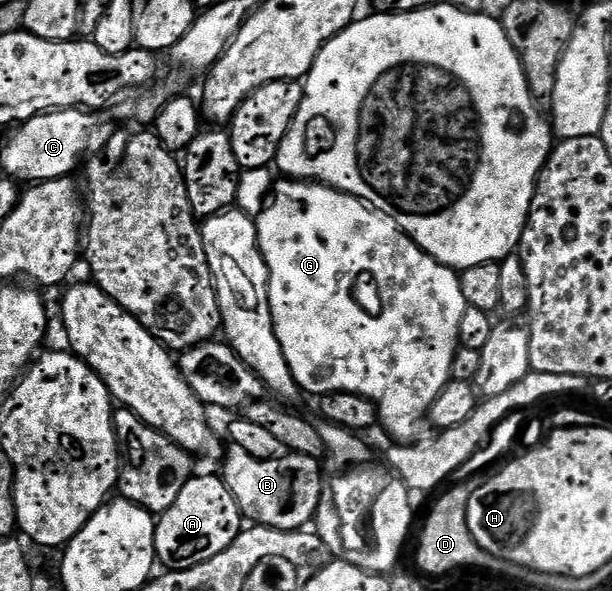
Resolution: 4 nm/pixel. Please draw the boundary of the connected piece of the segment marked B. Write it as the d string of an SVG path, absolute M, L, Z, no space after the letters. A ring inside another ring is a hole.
M230 446L228 450L225 455L223 478L227 489L231 489L231 497L235 497L246 520L251 519L249 521L254 524L273 527L275 530L292 532L308 528L316 520L317 506L321 503L323 494L323 467L314 456L285 453L276 459L256 459L235 446Z

